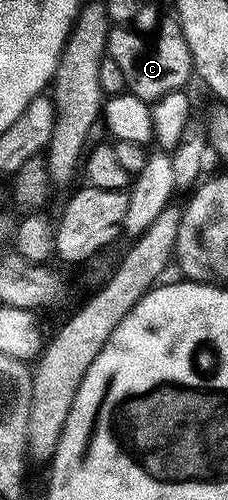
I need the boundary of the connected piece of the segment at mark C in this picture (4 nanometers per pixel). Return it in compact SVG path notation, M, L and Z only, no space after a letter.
M177 19L170 21L155 36L141 36L134 30L114 30L110 33L108 56L114 59L124 74L129 95L147 102L157 102L168 94L189 89L190 79L195 79L192 51L185 41L184 31Z

